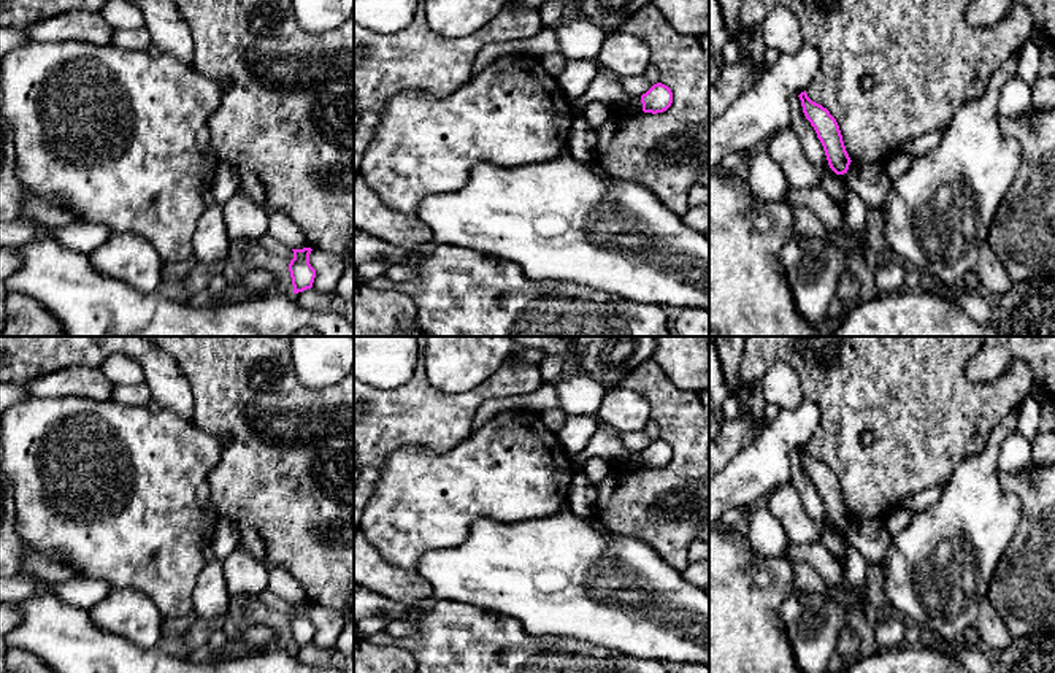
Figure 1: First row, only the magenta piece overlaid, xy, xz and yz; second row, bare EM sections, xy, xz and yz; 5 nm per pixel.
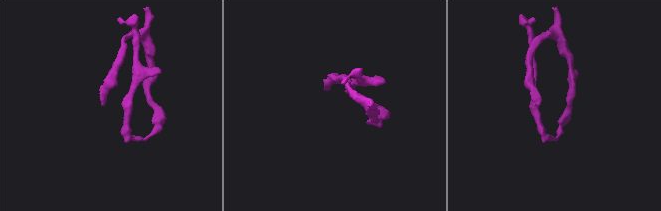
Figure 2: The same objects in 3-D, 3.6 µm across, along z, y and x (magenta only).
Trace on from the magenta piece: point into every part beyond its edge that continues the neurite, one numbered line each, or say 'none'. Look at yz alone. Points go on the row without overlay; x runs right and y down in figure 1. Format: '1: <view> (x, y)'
none

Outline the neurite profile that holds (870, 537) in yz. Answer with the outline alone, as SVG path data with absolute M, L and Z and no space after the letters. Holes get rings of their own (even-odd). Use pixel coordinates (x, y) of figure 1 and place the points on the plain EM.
M850 517L846 529L846 538L868 562L868 565L879 563L888 546L890 533L882 519L858 519Z

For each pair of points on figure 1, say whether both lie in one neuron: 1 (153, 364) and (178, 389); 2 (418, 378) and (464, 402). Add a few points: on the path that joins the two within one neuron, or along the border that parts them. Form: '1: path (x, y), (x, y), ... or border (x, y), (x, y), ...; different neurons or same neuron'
1: path (159, 370), (172, 383); same neuron
2: path (425, 391), (437, 402), (451, 402); same neuron

